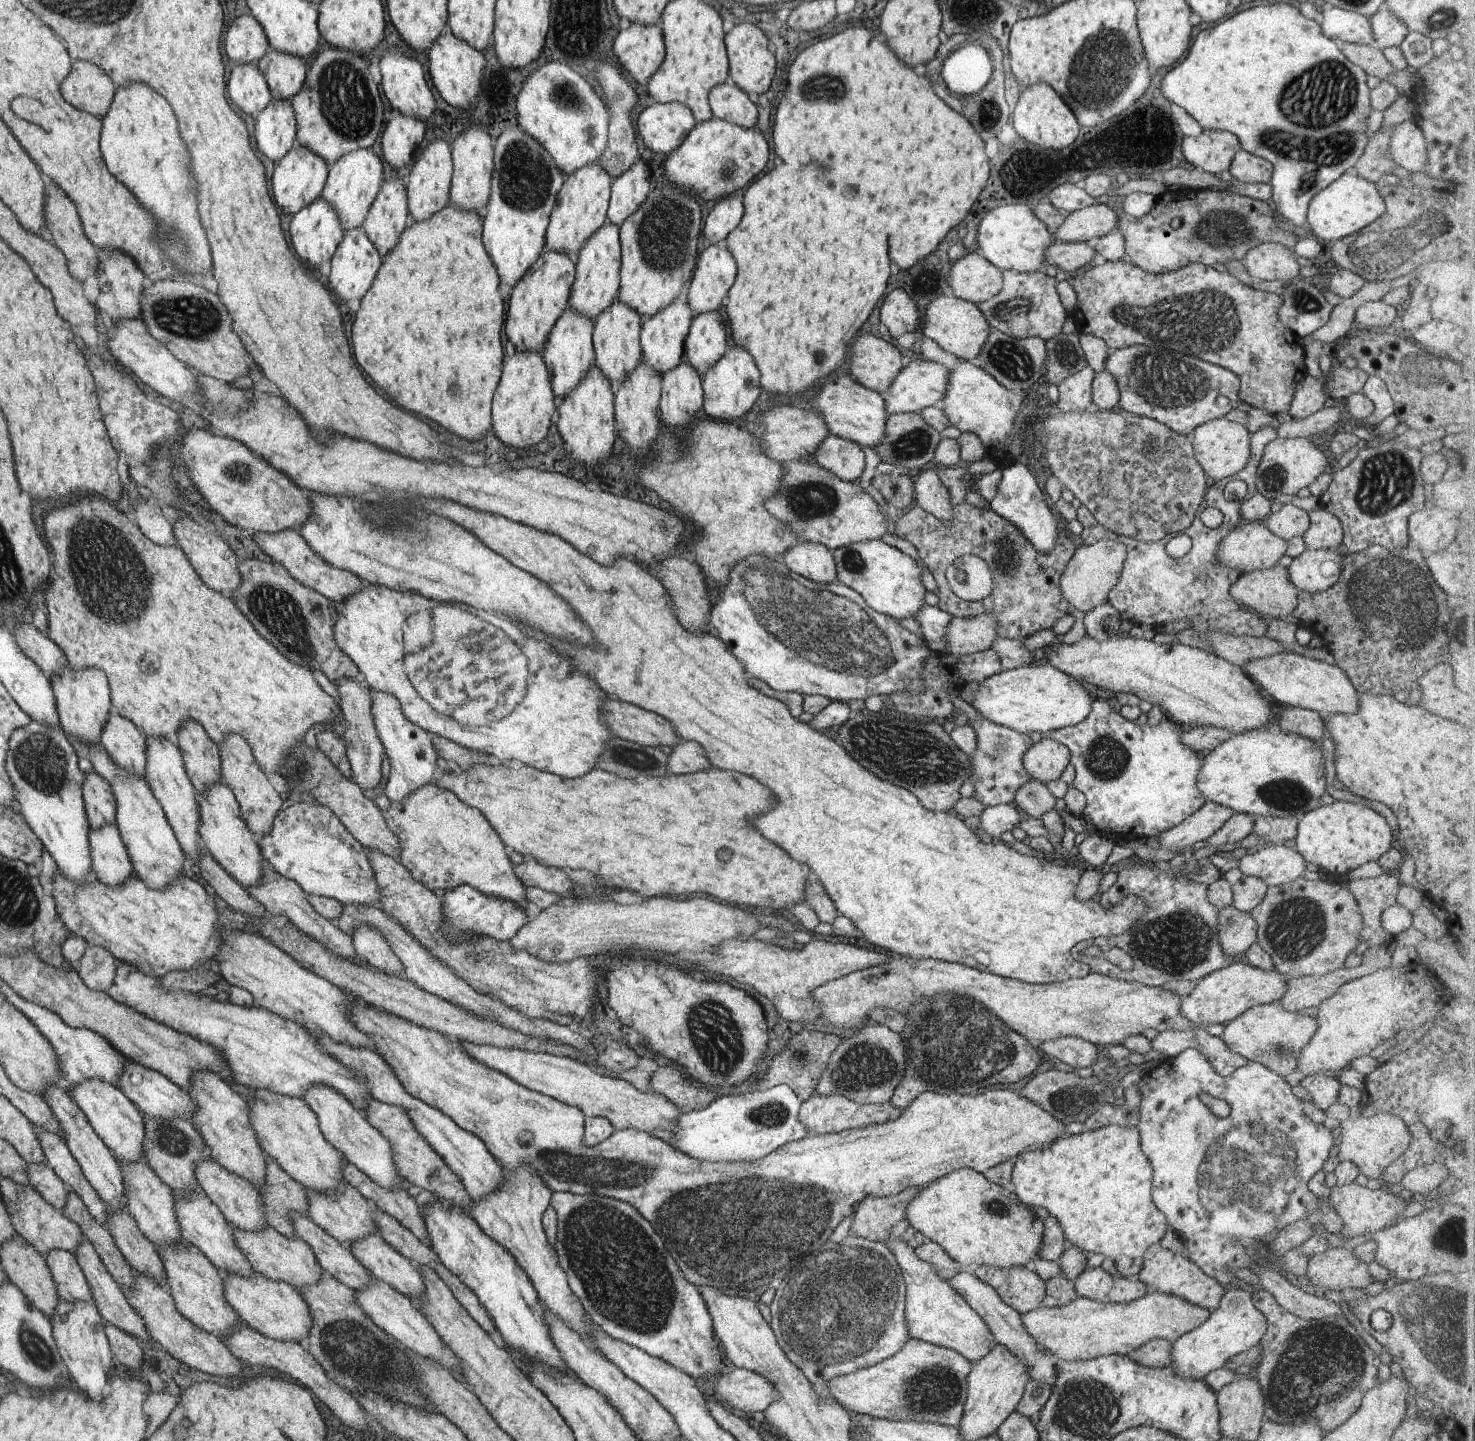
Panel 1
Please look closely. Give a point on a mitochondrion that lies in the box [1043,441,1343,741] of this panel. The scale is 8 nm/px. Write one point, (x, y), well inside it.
(1275, 477)

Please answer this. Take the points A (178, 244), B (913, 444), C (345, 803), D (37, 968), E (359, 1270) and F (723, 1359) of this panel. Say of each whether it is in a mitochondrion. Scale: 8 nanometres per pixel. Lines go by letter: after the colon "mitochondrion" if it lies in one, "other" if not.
A: mitochondrion
B: mitochondrion
C: other
D: other
E: other
F: other

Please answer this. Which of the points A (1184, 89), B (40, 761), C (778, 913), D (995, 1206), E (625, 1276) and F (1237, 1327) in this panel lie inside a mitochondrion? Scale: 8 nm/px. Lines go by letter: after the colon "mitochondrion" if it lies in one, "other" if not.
A: other
B: mitochondrion
C: other
D: mitochondrion
E: mitochondrion
F: other

